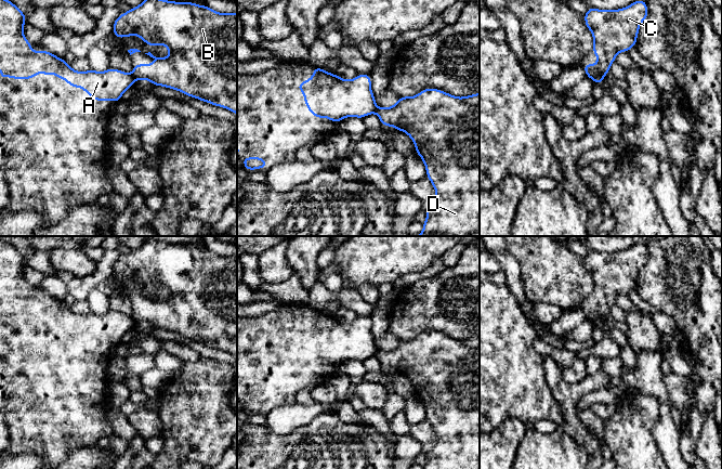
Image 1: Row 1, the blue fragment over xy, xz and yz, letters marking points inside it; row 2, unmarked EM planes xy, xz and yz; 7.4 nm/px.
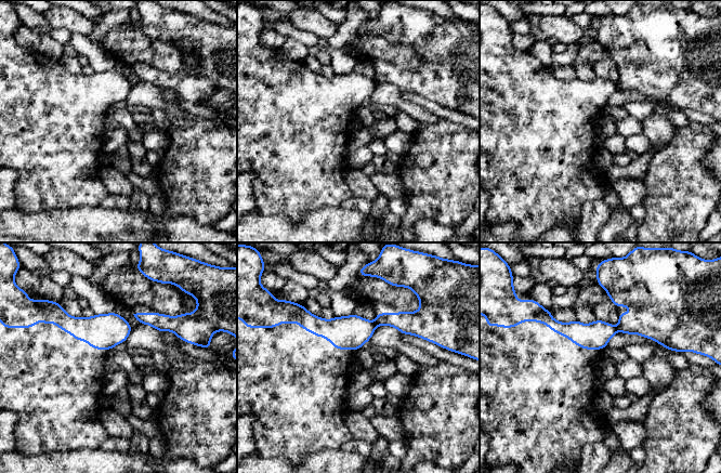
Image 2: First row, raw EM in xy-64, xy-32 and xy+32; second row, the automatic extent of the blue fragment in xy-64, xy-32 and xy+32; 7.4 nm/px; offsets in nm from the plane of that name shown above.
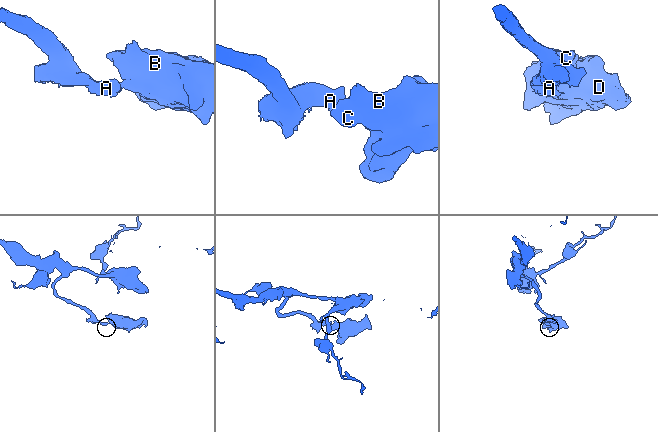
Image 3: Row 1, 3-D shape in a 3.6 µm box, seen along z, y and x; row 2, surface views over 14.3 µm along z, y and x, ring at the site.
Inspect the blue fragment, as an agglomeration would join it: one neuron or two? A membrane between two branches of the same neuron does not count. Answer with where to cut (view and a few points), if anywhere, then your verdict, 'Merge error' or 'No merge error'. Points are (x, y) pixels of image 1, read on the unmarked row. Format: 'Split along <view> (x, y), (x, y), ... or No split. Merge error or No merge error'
Split along xy (131, 317), (134, 322). Merge error

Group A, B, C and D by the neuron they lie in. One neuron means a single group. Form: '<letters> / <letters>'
A / B C D

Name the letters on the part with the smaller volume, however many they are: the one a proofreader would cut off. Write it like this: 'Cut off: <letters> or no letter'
Cut off: B, C, D

